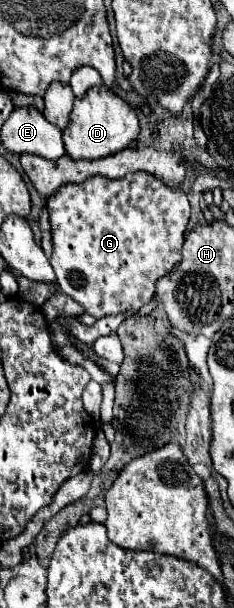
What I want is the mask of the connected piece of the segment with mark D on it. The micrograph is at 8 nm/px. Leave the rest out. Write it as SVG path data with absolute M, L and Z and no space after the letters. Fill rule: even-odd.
M101 85L89 89L89 95L83 99L75 99L71 111L71 125L63 131L65 153L73 159L101 159L113 153L119 153L137 139L139 135L139 119L129 103L125 103L113 89Z

